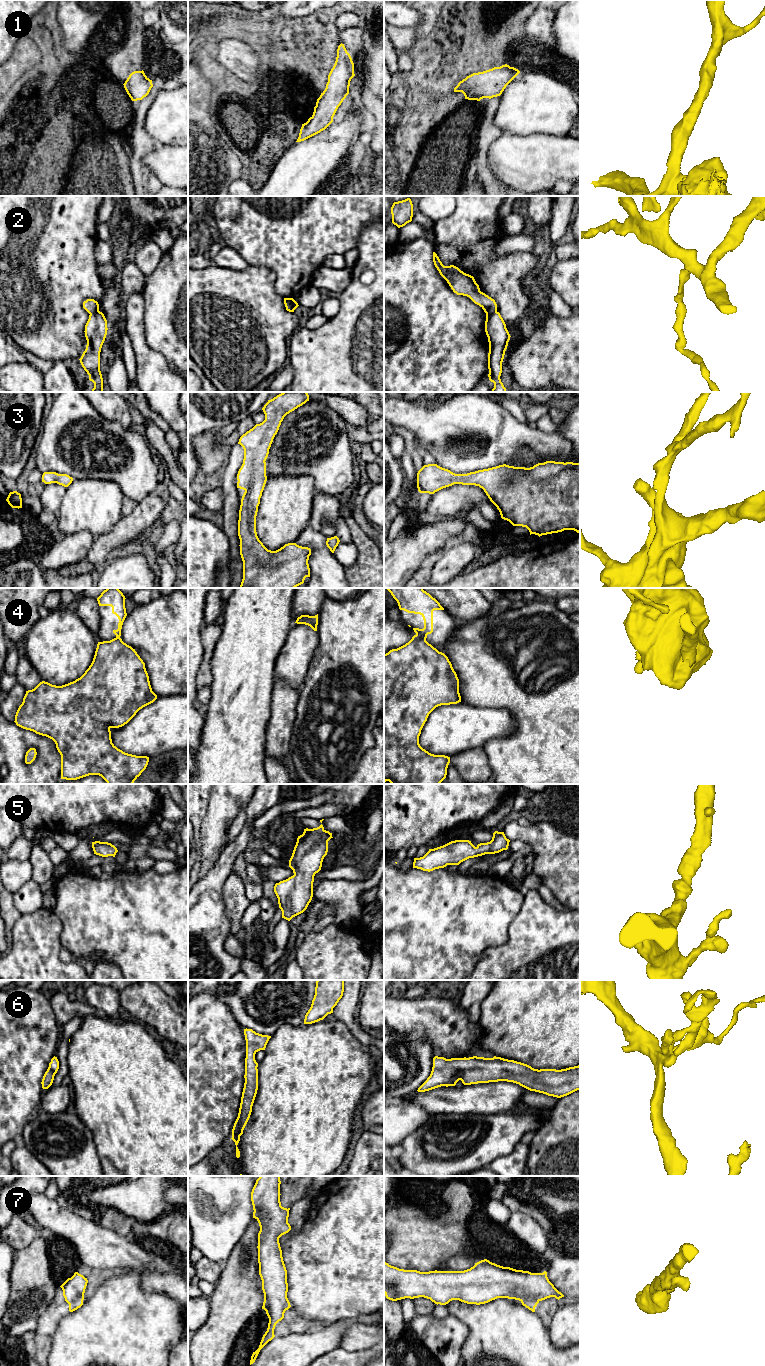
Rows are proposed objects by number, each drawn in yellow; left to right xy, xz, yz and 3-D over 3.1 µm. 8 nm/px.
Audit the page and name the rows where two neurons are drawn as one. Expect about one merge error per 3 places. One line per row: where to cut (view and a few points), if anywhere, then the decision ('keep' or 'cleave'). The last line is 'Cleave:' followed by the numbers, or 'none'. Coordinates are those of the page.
1: no cut | keep
2: yz (496, 311), (486, 315) | cleave
3: no cut | keep
4: yz (416, 634), (425, 640) | cleave
5: no cut | keep
6: no cut | keep
7: no cut | keep
Cleave: 2, 4

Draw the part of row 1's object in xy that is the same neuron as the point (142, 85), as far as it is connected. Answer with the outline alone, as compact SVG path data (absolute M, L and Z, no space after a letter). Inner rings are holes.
M143 70L132 72L123 85L132 101L142 100L153 87Z

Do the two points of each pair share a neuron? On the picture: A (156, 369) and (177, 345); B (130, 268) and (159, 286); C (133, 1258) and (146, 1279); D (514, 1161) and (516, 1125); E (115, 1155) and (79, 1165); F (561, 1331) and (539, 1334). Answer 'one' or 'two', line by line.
A: two
B: two
C: two
D: two
E: two
F: two

